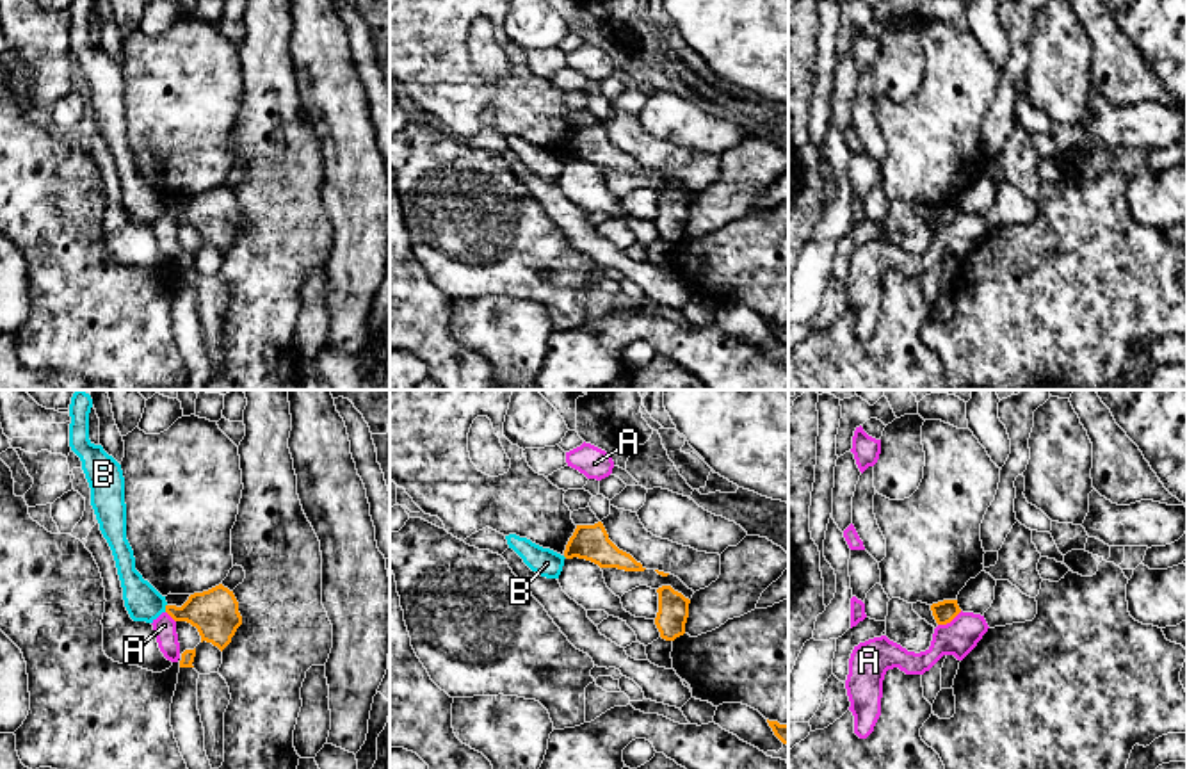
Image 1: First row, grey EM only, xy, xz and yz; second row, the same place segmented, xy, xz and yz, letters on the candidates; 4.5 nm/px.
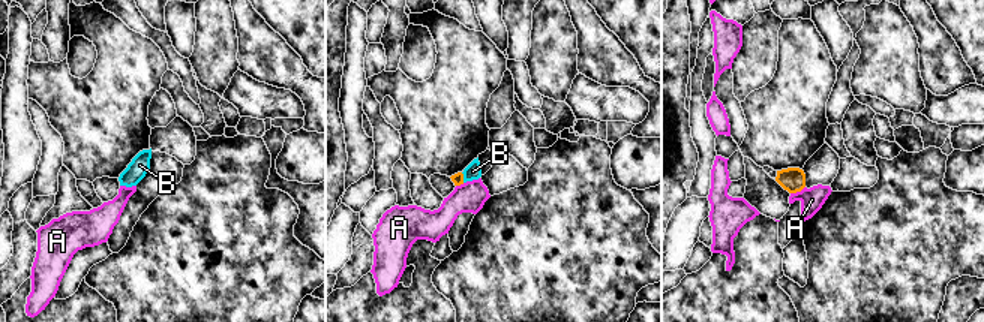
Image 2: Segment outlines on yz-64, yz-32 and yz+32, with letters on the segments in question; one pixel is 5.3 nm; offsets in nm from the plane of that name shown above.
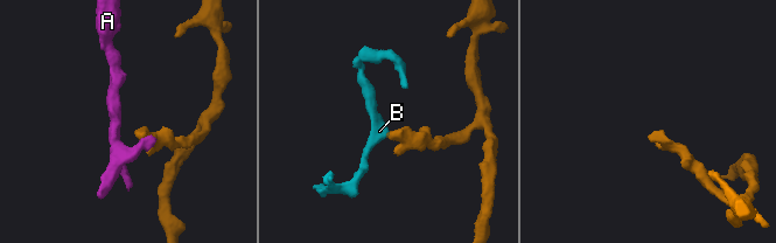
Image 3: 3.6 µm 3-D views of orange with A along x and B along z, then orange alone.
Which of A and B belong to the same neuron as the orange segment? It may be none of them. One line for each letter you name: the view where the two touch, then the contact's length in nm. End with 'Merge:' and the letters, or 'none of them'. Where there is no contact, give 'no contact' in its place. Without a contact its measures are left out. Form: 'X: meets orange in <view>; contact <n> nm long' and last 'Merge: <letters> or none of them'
Merge: none of them

